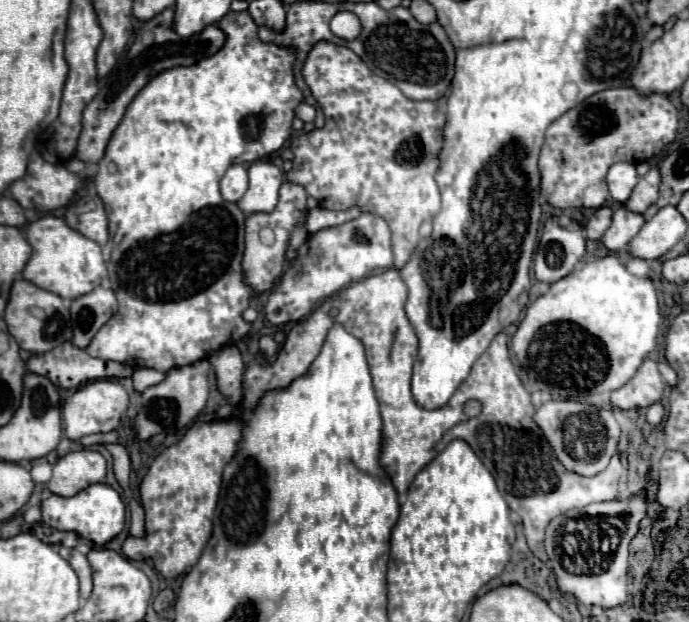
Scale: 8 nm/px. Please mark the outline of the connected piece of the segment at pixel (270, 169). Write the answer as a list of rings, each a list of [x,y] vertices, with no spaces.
[[[254,161],[248,167],[248,189],[238,201],[238,207],[250,215],[258,211],[274,211],[278,189],[284,183],[284,171],[270,161]]]

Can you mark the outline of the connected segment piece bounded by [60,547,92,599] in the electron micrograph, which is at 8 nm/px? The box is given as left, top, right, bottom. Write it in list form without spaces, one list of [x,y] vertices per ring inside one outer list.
[[[60,547],[60,555],[72,565],[72,569],[80,579],[80,597],[88,599],[92,593],[92,567],[88,559],[78,549],[68,549],[68,547]]]

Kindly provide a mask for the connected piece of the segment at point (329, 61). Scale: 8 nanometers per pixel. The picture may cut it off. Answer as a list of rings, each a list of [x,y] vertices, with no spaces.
[[[330,41],[314,45],[304,63],[302,75],[314,99],[324,109],[326,125],[292,139],[290,149],[294,153],[294,161],[288,181],[300,183],[324,209],[346,211],[350,207],[360,207],[364,213],[374,213],[386,219],[392,229],[394,267],[402,269],[420,241],[420,225],[424,221],[432,221],[440,209],[440,191],[434,175],[440,165],[438,155],[442,151],[446,115],[438,111],[434,101],[412,101],[404,97],[396,85],[378,77],[352,49]]]

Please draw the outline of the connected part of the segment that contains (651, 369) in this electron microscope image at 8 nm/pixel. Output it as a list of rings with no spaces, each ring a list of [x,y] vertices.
[[[646,359],[624,387],[612,391],[610,403],[618,409],[650,407],[662,401],[664,387],[666,383],[658,371],[658,363],[654,359]]]

